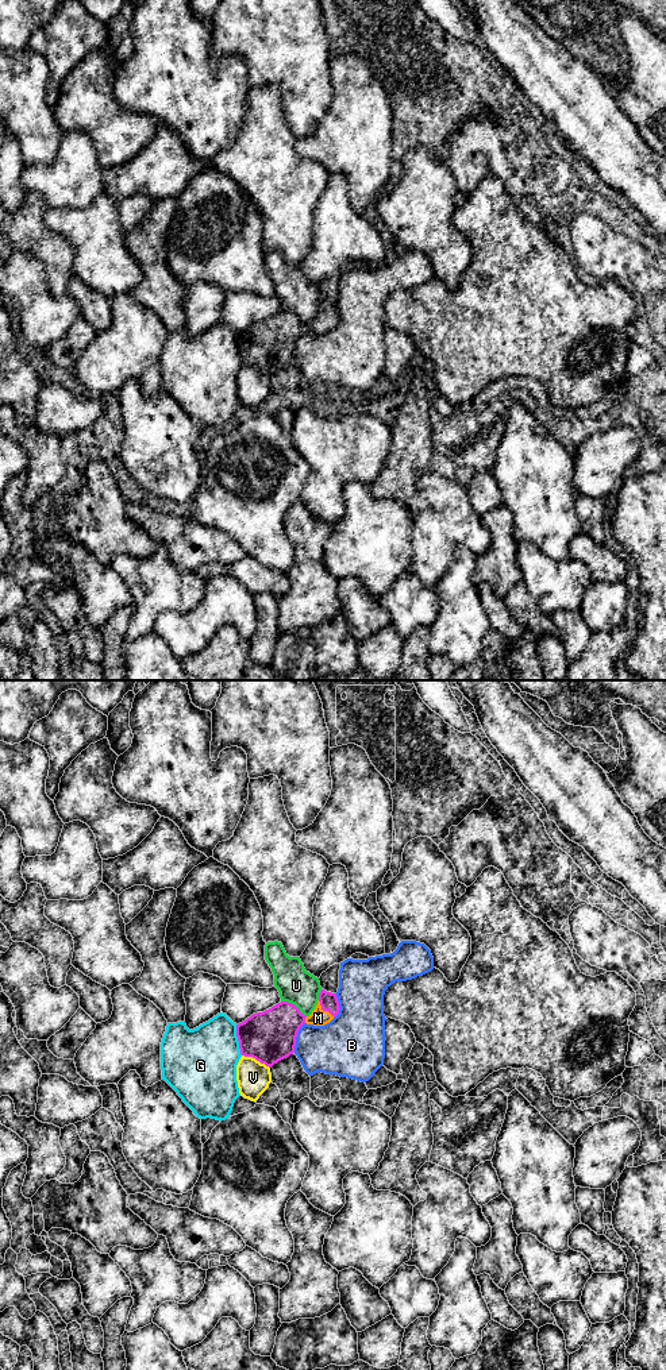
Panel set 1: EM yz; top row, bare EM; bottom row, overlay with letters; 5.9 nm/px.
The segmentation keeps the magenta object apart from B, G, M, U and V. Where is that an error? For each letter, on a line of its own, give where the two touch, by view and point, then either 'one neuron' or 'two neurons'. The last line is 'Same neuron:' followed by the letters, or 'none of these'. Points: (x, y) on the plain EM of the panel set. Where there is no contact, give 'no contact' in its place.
B: yz (296, 344) | two neurons
G: yz (238, 348) | two neurons
M: yz (324, 319) | one neuron
U: yz (293, 313) | two neurons
V: yz (255, 367) | two neurons
Same neuron: M

